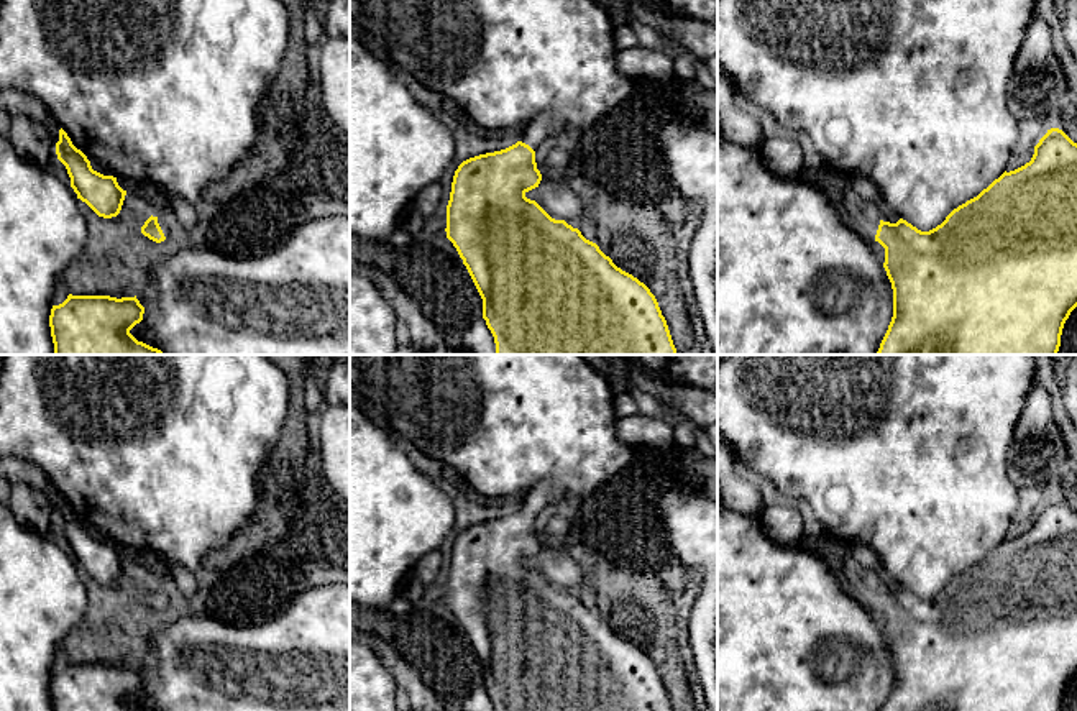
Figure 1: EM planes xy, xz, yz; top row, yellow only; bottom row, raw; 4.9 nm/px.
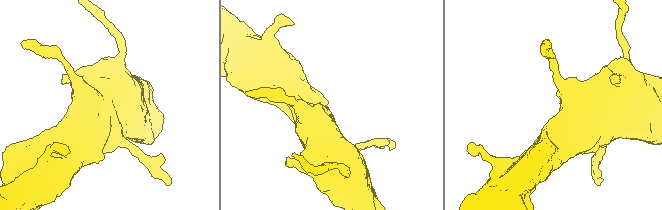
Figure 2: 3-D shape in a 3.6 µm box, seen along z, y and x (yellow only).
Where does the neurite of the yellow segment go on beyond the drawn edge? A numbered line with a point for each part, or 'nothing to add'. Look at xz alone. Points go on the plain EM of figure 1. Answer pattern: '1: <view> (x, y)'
1: xz (539, 496)

